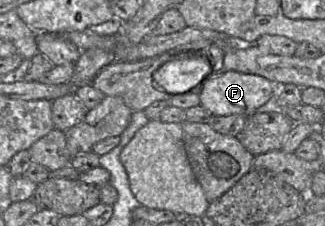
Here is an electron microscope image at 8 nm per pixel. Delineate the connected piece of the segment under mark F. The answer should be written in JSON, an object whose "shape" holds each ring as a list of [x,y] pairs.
{"shape":[[[237,71],[226,73],[205,80],[200,96],[200,105],[214,116],[242,114],[249,116],[274,97],[278,86],[272,81],[254,74],[245,74]]]}

